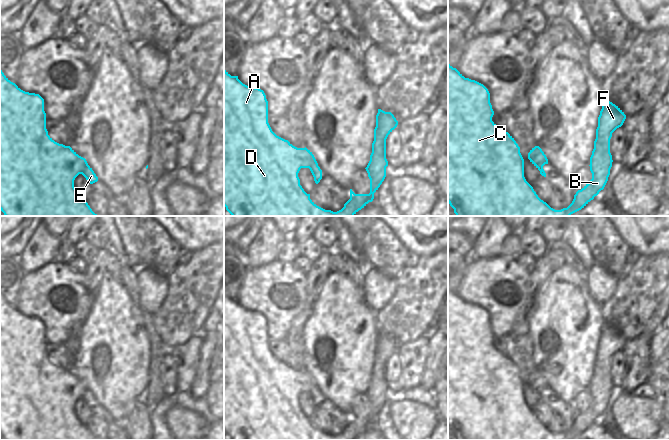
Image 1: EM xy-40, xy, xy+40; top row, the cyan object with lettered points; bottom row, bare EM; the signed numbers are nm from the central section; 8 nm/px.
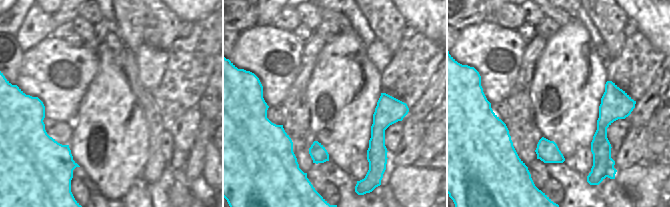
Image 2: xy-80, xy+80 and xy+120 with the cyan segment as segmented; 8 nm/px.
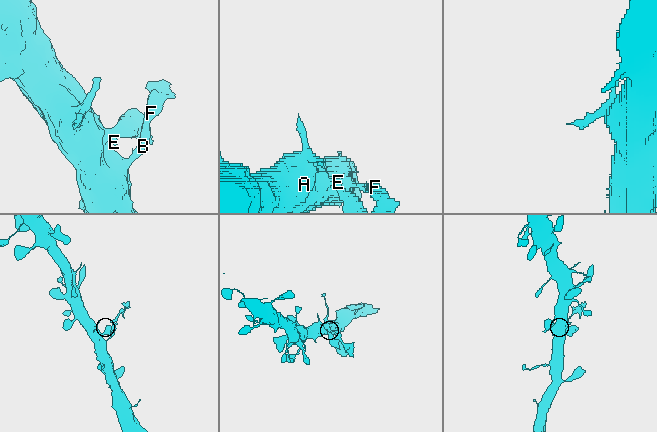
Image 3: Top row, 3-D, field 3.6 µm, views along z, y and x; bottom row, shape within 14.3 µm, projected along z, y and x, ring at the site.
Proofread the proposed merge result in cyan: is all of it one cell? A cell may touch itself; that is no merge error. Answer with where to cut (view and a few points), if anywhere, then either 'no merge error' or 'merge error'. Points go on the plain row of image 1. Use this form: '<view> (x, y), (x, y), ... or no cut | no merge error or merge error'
no cut | no merge error

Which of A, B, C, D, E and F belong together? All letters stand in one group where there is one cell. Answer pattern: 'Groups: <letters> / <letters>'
Groups: A B C D E F.

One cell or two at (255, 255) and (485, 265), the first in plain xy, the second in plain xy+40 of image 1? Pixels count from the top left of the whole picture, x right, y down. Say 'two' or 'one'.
two

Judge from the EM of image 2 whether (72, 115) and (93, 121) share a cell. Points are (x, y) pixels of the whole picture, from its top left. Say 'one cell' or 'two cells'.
two cells

